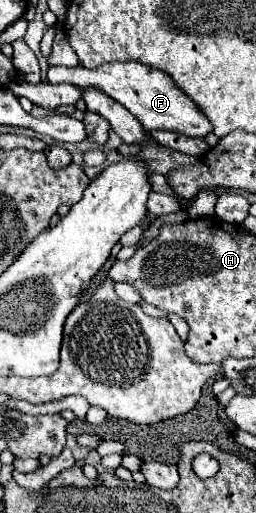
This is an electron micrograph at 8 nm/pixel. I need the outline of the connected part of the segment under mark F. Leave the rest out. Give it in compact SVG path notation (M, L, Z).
M115 61L115 63L105 63L99 65L95 69L87 69L83 65L77 67L57 67L51 65L47 69L47 81L51 85L59 85L59 83L71 83L75 87L89 89L95 87L101 93L109 95L111 99L115 99L117 103L121 103L125 109L129 109L147 131L153 129L167 129L167 131L177 131L181 135L187 137L205 137L207 133L211 133L211 125L207 121L207 117L197 109L197 105L193 105L193 101L189 101L169 79L167 73L161 73L159 69L141 65L137 61Z

